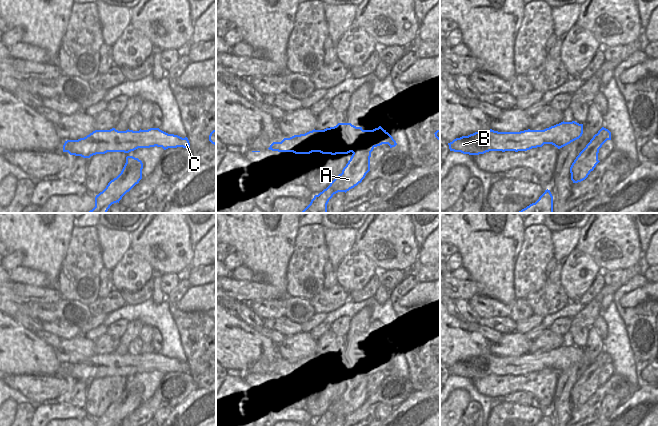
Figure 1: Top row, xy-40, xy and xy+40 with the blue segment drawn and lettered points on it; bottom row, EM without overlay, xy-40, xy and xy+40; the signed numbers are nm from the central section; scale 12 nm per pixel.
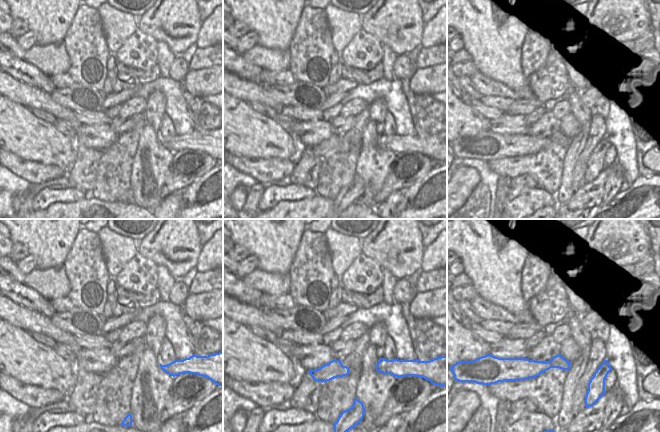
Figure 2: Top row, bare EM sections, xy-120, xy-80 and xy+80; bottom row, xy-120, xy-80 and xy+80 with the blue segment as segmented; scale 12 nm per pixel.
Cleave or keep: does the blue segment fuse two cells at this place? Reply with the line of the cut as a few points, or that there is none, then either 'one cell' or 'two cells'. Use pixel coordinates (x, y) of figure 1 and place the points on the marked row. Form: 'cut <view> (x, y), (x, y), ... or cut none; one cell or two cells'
cut xy (376, 145), (362, 146), (352, 152); two cells

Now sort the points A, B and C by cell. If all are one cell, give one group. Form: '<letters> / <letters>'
A / B C

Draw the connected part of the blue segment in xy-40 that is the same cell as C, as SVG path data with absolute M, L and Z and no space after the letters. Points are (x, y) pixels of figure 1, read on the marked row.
M115 128L110 130L95 130L84 138L78 140L67 140L63 145L63 152L70 155L90 158L96 154L107 152L129 153L138 148L162 147L168 148L189 148L190 143L187 137L168 134L159 128L148 130L126 130L118 131Z

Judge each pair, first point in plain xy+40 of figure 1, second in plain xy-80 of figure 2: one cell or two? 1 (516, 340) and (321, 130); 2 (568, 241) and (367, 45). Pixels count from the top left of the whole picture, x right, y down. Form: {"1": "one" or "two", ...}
{"1": "one", "2": "two"}

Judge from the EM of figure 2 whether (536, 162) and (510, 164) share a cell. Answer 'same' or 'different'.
same

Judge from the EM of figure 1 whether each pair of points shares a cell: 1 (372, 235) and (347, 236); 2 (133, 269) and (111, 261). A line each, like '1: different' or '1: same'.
1: different
2: different

